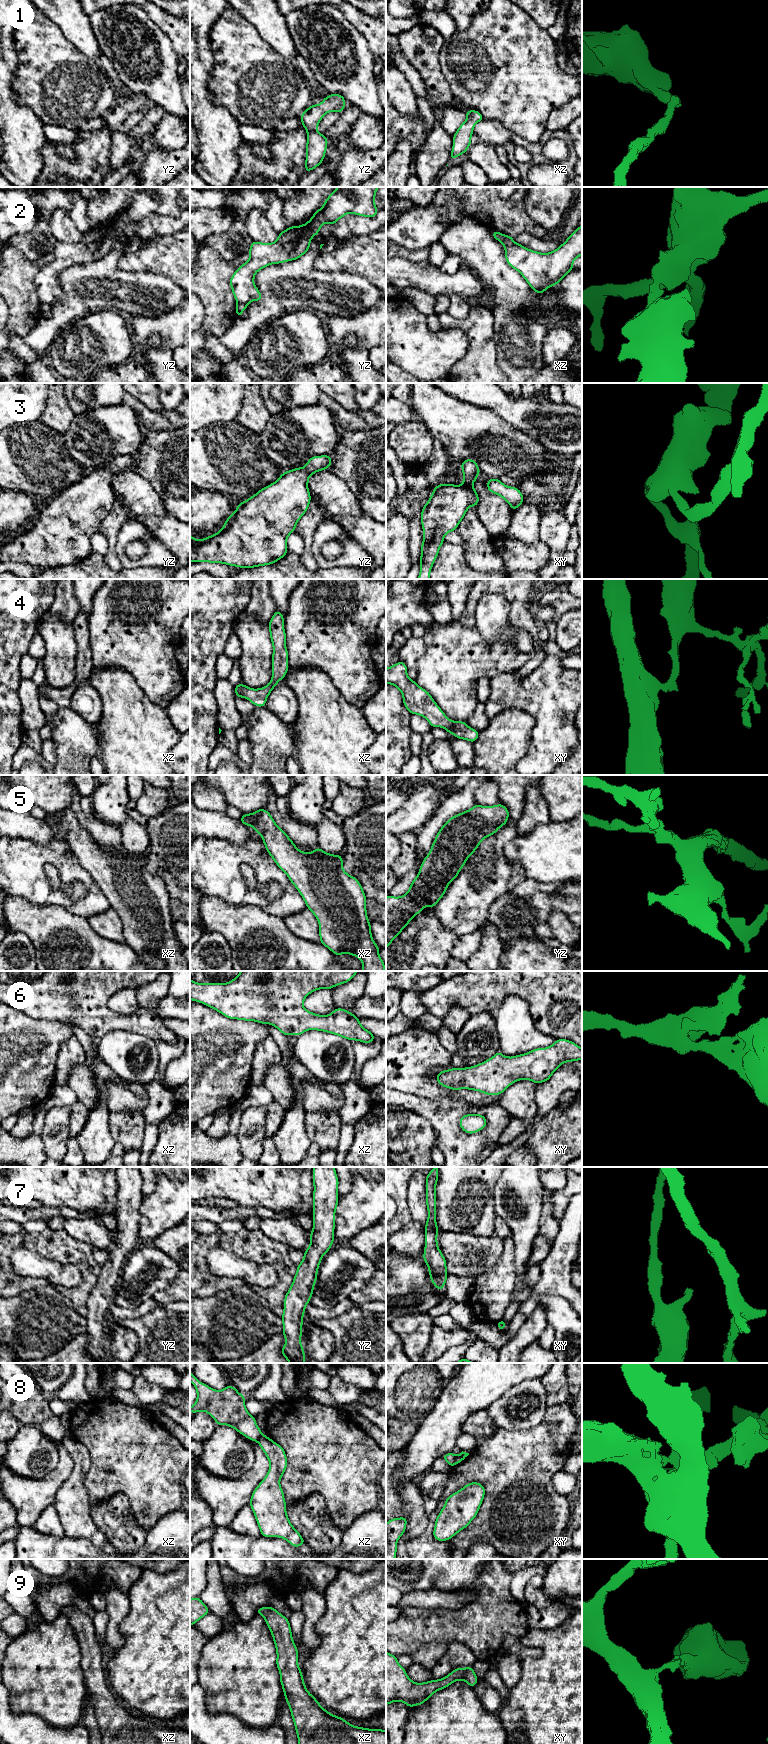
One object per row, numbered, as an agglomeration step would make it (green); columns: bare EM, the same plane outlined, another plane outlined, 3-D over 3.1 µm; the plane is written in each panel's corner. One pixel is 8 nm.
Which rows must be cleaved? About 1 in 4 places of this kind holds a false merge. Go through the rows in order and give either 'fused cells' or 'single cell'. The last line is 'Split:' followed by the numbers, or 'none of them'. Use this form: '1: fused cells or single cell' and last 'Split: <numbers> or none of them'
1: single cell
2: fused cells
3: single cell
4: single cell
5: single cell
6: single cell
7: single cell
8: fused cells
9: single cell
Split: 2, 8

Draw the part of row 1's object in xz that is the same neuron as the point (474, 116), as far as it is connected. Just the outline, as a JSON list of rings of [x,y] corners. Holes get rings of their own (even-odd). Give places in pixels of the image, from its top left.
[[[468,110],[465,112],[467,116],[466,121],[459,126],[453,135],[453,147],[450,160],[467,152],[467,149],[471,145],[471,137],[475,124],[484,119],[482,114],[476,110]]]

